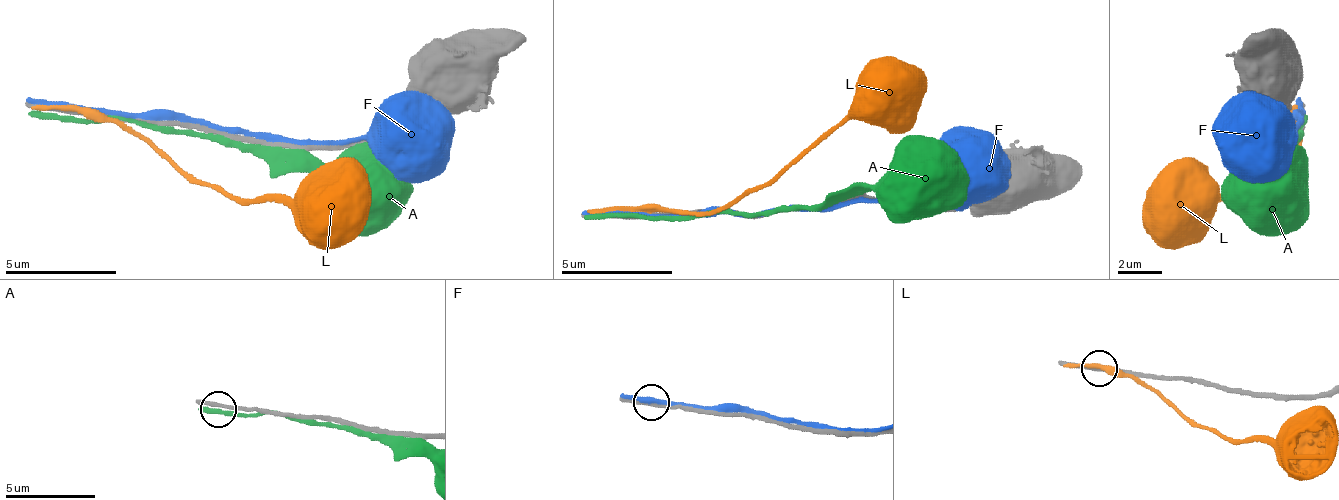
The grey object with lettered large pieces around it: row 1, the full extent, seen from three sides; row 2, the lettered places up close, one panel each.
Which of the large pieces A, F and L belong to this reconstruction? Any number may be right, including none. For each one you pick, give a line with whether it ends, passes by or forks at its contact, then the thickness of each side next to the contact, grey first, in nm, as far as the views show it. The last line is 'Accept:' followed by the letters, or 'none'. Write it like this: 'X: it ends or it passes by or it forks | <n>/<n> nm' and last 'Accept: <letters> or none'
Accept: none

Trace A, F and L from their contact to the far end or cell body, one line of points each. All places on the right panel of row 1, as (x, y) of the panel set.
A: (1303, 112), (1292, 145), (1248, 184), (1259, 206)
F: (1298, 106), (1303, 112), (1287, 140), (1237, 128)
L: (1298, 112), (1298, 151), (1248, 201), (1214, 201), (1198, 217), (1164, 201)

